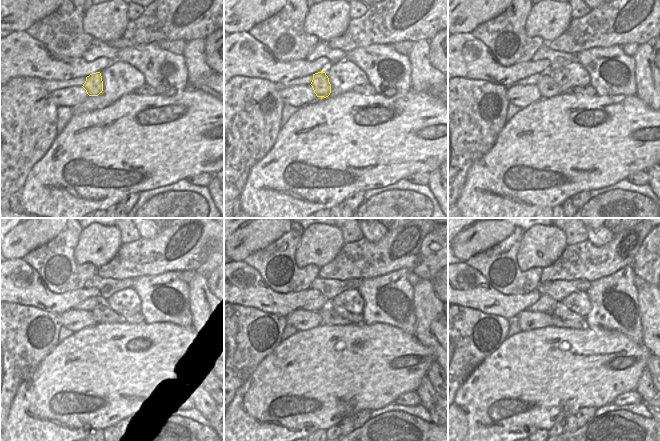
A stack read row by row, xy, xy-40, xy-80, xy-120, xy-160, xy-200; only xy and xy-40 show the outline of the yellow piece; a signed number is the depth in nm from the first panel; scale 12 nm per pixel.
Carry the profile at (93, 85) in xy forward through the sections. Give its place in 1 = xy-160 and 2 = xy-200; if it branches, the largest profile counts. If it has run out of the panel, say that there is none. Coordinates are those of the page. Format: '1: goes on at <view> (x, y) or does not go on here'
1: goes on at xy-160 (327, 313)
2: goes on at xy-200 (553, 317)

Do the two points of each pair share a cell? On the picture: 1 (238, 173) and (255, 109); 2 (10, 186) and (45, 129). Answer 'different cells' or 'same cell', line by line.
1: same cell
2: same cell

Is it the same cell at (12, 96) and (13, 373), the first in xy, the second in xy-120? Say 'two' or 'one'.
one

